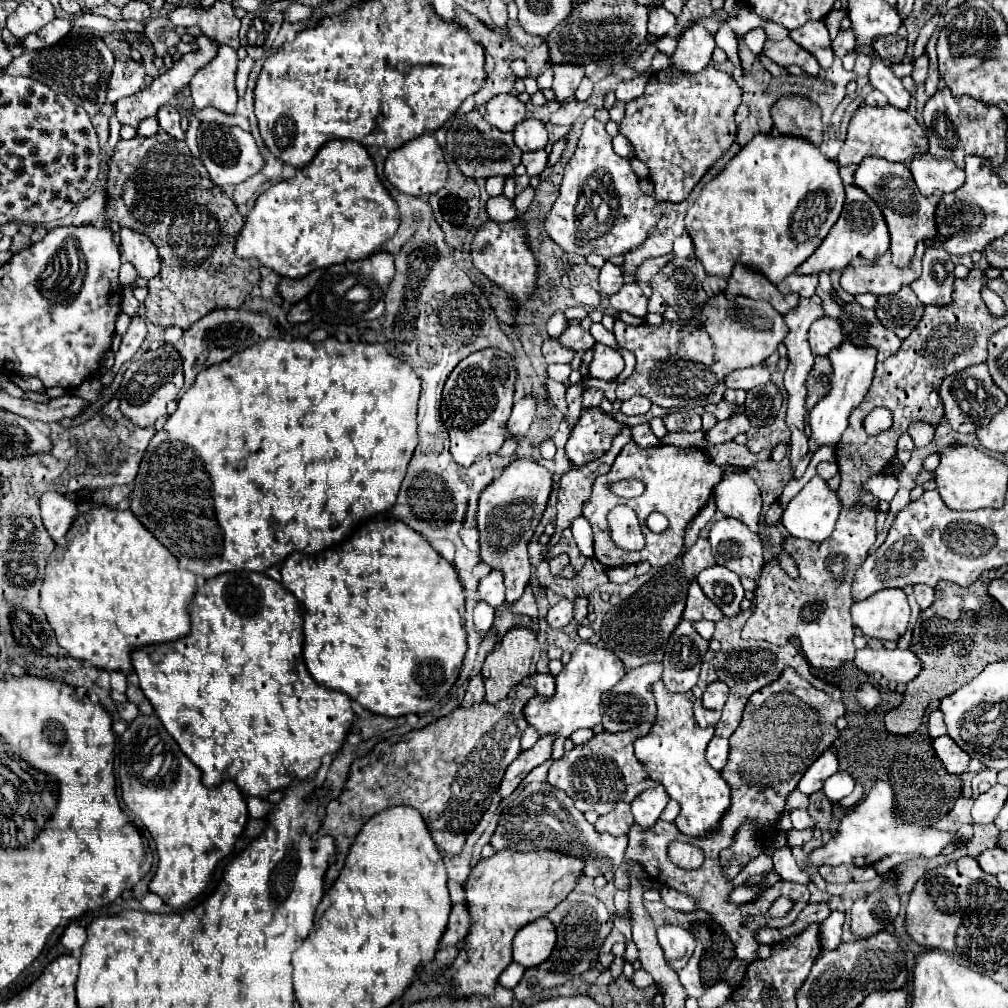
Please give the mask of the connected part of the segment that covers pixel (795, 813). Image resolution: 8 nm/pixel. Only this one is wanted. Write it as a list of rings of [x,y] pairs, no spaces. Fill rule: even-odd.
[[[793,808],[793,810],[789,812],[789,816],[791,816],[791,822],[793,822],[793,828],[797,828],[797,830],[813,828],[813,826],[815,826],[813,818],[807,814],[805,808]]]

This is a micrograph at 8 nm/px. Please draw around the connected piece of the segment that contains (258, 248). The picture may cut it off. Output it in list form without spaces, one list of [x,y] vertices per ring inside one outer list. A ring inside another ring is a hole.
[[[333,140],[325,144],[311,164],[299,168],[293,178],[277,182],[263,192],[255,208],[249,212],[241,236],[237,238],[235,252],[241,258],[257,258],[263,266],[287,278],[301,278],[317,268],[345,264],[347,260],[365,258],[383,248],[383,244],[397,232],[401,224],[397,202],[381,184],[375,162],[363,144],[353,140]]]

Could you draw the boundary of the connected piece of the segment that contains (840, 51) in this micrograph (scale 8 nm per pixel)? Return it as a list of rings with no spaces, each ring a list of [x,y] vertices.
[[[841,30],[837,34],[837,38],[833,40],[833,52],[835,52],[835,56],[843,58],[845,54],[849,54],[849,52],[855,50],[855,44],[857,44],[855,34],[851,30]]]

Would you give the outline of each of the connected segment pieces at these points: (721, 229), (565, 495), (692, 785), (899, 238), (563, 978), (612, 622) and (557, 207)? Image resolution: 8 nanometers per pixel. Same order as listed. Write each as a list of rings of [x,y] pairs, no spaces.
[[[757,134],[725,168],[723,172],[719,172],[699,194],[699,198],[695,200],[695,204],[687,210],[687,216],[685,216],[685,228],[687,228],[687,234],[691,236],[693,240],[693,246],[695,246],[695,256],[697,260],[705,266],[707,274],[711,276],[721,276],[721,278],[729,278],[731,276],[731,270],[735,264],[741,264],[745,268],[751,268],[759,274],[763,274],[771,284],[779,284],[781,280],[785,280],[789,274],[793,274],[797,270],[799,264],[803,264],[817,248],[819,244],[825,240],[825,236],[829,234],[829,230],[833,228],[833,224],[837,222],[839,214],[841,214],[841,208],[843,208],[843,200],[845,200],[845,188],[843,188],[843,182],[839,178],[839,168],[833,160],[825,158],[821,154],[821,150],[813,144],[805,144],[803,140],[789,140],[789,136],[775,136],[775,134]]]
[[[625,428],[625,432],[621,432],[617,436],[617,440],[613,440],[613,446],[609,448],[609,452],[605,456],[601,456],[601,460],[593,460],[593,462],[585,464],[585,468],[573,468],[561,476],[559,502],[557,502],[557,530],[559,532],[569,528],[573,524],[573,520],[583,514],[583,504],[591,496],[591,486],[593,486],[595,478],[609,472],[613,460],[617,458],[621,448],[629,440],[631,440],[629,428]]]
[[[657,682],[653,686],[653,694],[657,700],[657,720],[649,734],[635,742],[637,756],[645,764],[649,776],[665,786],[671,800],[679,802],[681,814],[675,820],[679,832],[693,838],[715,834],[721,828],[723,814],[731,806],[731,786],[721,776],[721,772],[713,770],[705,760],[705,748],[713,738],[713,728],[701,728],[695,722],[693,692],[671,694],[665,692],[663,682]]]
[[[877,158],[863,160],[855,172],[853,184],[869,192],[869,196],[873,196],[873,200],[877,200],[879,208],[883,210],[889,232],[891,232],[891,254],[893,254],[895,266],[901,266],[901,268],[909,266],[909,262],[913,260],[917,242],[925,242],[925,240],[943,242],[945,240],[945,236],[937,234],[937,224],[935,224],[935,210],[943,194],[937,192],[931,196],[931,200],[921,196],[905,164],[889,164],[887,160],[877,160]]]
[[[571,892],[553,912],[547,914],[547,918],[553,920],[553,924],[557,928],[557,948],[553,950],[549,960],[545,960],[539,966],[533,966],[533,968],[525,970],[523,980],[513,990],[515,998],[519,1002],[525,1002],[527,998],[537,996],[543,990],[551,990],[551,988],[563,986],[563,984],[571,982],[573,976],[583,974],[585,970],[589,970],[591,964],[599,956],[599,948],[601,948],[605,936],[613,928],[611,916],[609,916],[605,904],[601,900],[597,900],[595,896],[581,894],[581,892]]]
[[[677,558],[675,562],[657,570],[653,578],[645,582],[633,596],[621,600],[605,614],[601,642],[609,650],[613,650],[629,670],[647,662],[661,662],[667,640],[681,622],[687,600],[687,588],[689,582],[685,580],[685,572],[681,572],[681,558]]]
[[[589,118],[579,136],[577,150],[565,166],[559,198],[547,214],[545,230],[567,254],[599,254],[605,260],[621,260],[627,252],[645,242],[649,228],[659,222],[661,214],[655,214],[657,204],[653,196],[641,192],[639,178],[629,160],[613,152],[605,124],[597,118]]]

